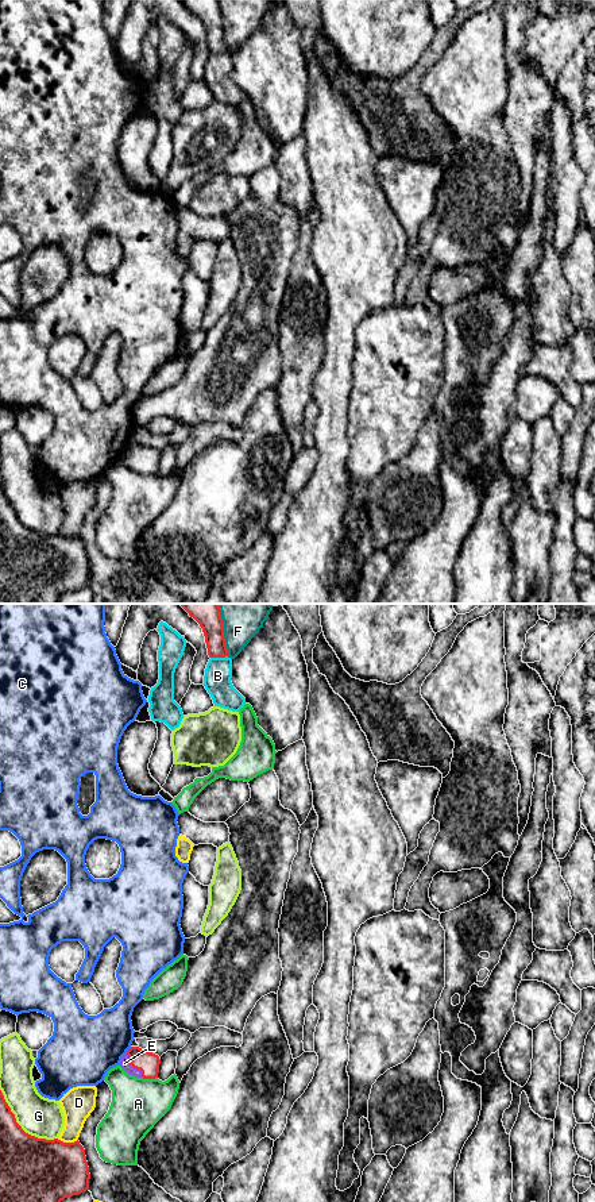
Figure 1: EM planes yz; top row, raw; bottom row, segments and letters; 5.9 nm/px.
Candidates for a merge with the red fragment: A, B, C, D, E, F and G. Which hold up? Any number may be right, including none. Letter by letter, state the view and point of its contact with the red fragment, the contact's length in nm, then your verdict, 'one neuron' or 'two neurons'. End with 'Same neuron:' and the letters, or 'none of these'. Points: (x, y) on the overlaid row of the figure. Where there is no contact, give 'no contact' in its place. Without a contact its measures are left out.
A: contact yz (149, 1078); length 100 nm; two neurons
B: contact yz (219, 657); length 110 nm; two neurons
C: contact yz (128, 1050); length 50 nm; two neurons
D: contact yz (68, 1143); length 130 nm; two neurons
E: contact yz (134, 1067); length 180 nm; one neuron
F: contact yz (223, 630); length 320 nm; two neurons
G: contact yz (20, 1127); length 460 nm; two neurons
Same neuron: E

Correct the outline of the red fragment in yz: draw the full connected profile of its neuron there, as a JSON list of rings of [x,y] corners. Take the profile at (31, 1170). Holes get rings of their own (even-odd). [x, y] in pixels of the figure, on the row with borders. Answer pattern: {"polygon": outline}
{"polygon": [[[0,1090],[0,1202],[61,1202],[89,1190],[89,1179],[80,1141],[63,1143],[26,1133]]]}

